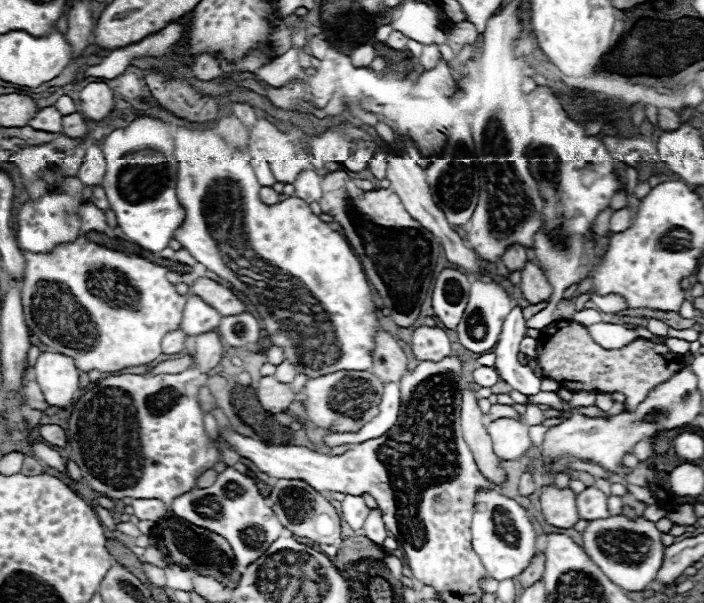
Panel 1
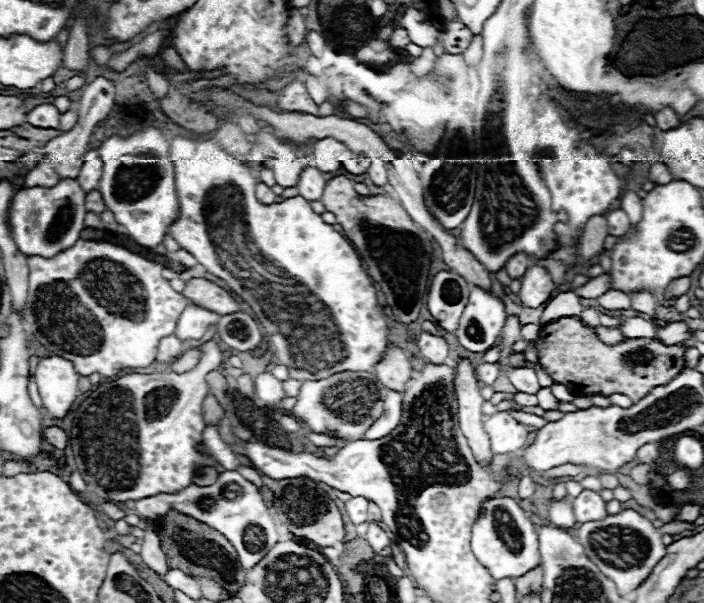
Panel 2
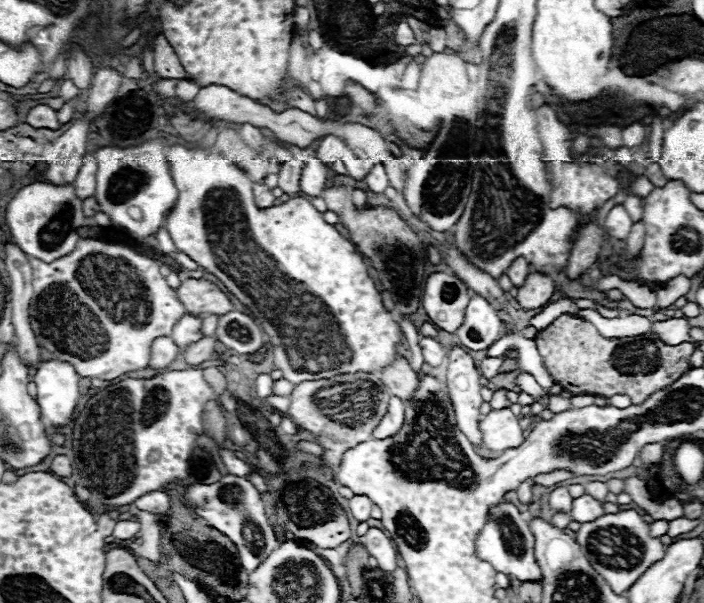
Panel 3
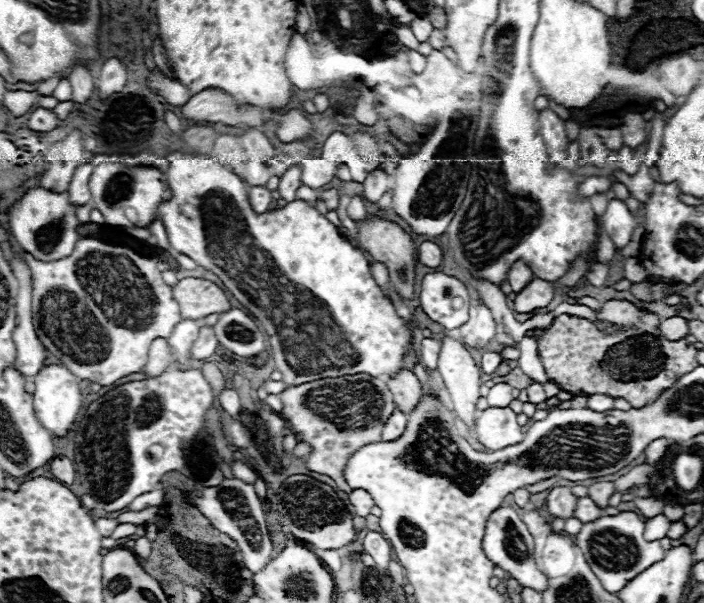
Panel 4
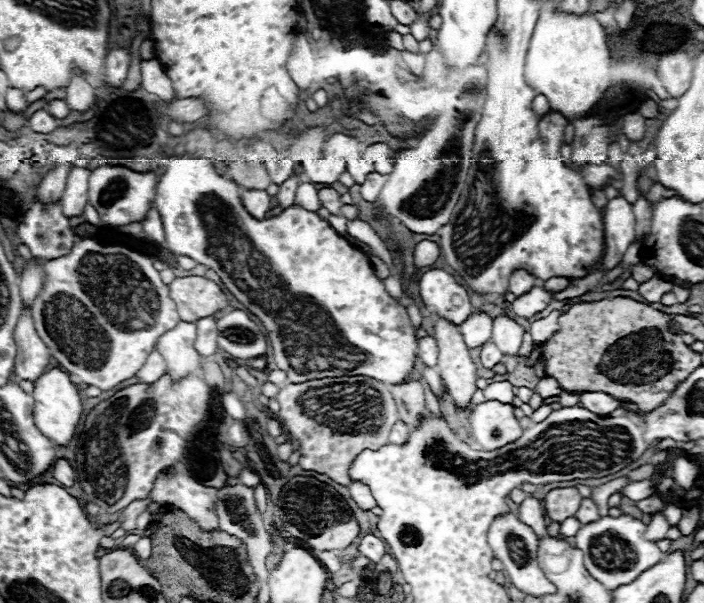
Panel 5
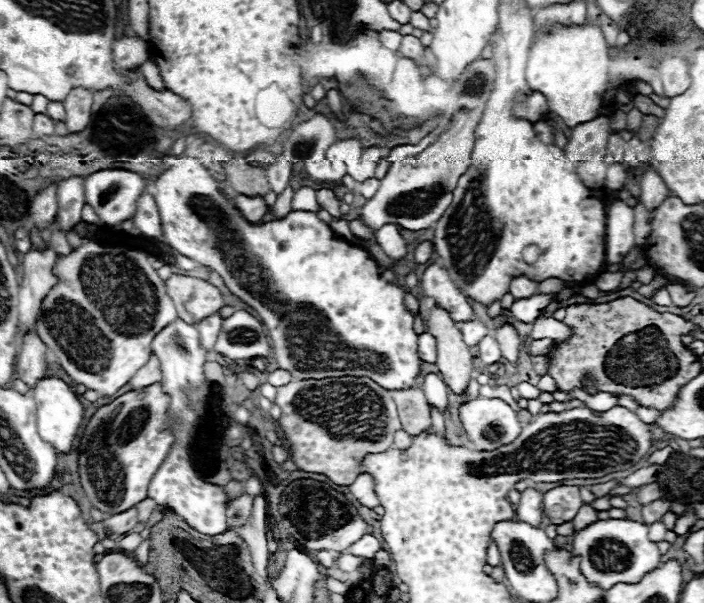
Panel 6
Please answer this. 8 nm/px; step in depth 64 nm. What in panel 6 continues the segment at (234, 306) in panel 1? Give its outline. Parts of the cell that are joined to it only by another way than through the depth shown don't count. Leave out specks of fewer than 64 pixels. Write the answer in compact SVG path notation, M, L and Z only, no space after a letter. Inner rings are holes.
M174 274L166 282L166 288L168 288L168 296L176 306L178 318L188 324L196 324L224 306L224 298L220 290L200 278Z

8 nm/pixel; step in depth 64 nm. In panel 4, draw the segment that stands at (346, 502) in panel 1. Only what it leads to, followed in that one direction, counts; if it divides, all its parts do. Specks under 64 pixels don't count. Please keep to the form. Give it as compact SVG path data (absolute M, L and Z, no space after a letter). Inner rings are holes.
M354 490L350 494L350 504L354 506L356 516L366 518L370 514L370 508L374 506L374 500L372 500L372 496L366 490Z

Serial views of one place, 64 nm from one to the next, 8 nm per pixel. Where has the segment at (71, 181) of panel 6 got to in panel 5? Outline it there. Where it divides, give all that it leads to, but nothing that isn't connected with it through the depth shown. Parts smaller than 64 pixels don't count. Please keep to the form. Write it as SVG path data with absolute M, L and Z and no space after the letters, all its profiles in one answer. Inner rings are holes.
M74 168L68 176L66 190L62 192L62 208L66 216L78 216L88 204L88 168Z

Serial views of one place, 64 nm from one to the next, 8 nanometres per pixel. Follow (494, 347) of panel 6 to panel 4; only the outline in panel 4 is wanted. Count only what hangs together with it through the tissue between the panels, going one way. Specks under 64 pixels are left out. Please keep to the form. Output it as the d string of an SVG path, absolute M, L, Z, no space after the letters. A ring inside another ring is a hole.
M486 352L486 354L482 356L480 368L482 368L482 372L484 372L484 374L494 374L494 370L498 368L498 364L500 364L500 362L502 362L500 354L496 354L496 352Z

